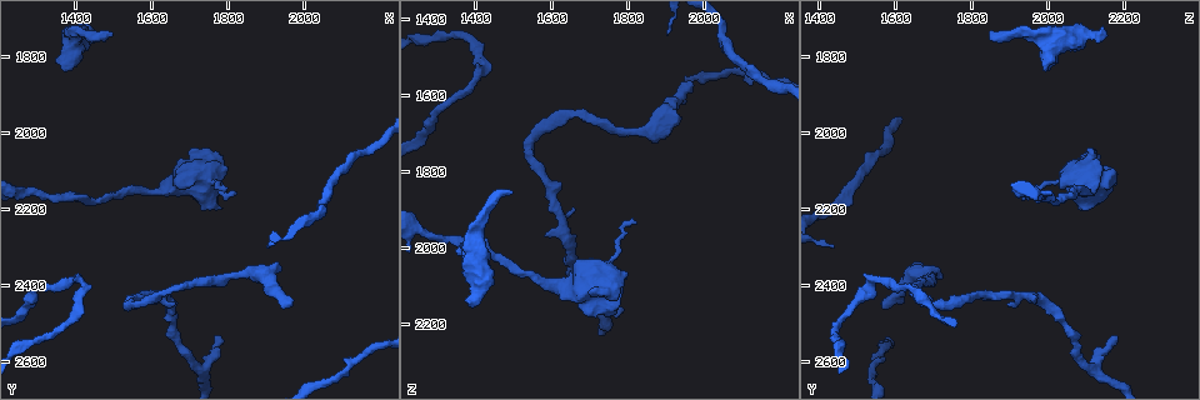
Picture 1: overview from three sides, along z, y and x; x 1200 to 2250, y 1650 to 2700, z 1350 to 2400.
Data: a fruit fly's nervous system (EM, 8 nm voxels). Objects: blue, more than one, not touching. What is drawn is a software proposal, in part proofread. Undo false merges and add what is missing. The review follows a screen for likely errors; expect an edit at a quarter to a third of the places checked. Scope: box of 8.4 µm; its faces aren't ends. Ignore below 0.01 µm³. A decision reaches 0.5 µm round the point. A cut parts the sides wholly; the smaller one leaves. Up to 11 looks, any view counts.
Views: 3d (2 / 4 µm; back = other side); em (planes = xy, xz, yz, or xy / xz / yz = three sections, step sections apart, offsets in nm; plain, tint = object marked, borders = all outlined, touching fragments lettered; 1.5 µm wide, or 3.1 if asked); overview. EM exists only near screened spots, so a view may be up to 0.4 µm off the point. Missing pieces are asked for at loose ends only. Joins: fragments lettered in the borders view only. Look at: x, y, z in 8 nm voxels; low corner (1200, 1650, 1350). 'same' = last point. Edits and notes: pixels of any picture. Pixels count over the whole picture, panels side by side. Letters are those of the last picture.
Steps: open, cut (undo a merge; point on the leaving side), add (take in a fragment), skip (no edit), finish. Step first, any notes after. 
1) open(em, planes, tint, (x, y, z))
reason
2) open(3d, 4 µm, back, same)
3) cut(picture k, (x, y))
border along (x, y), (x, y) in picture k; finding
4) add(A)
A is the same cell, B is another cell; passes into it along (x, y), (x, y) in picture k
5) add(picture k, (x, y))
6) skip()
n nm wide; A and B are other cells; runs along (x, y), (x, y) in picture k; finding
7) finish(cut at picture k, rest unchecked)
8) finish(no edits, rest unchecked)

open(3d, 4 µm, back, (1360, 1825, 2000))
an open end

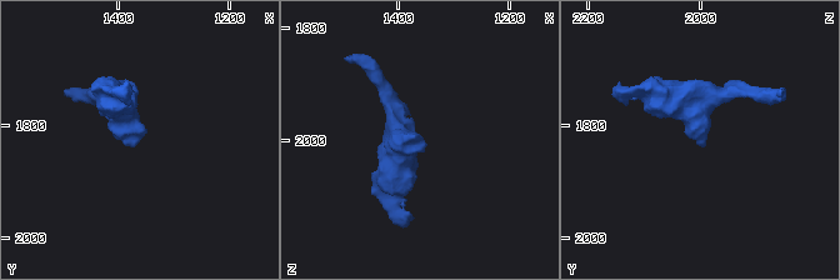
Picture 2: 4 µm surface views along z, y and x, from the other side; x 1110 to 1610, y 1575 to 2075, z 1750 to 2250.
open(em, planes, borders, (1355, 1825, 1990))
shape alone is not enough

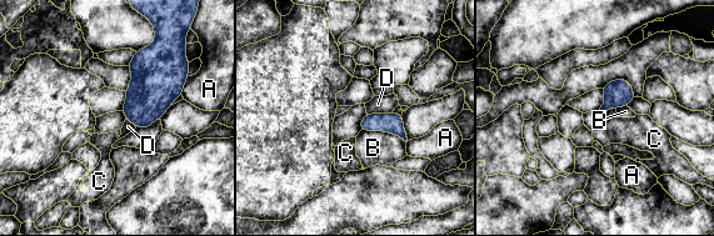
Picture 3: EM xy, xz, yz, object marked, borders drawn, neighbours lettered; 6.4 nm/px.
skip()
A, B, C and D are other cells; border along (392, 111), (367, 114) in picture 3; none of them fits

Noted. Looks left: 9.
open(3d, 4 µm, (1500, 1740, 1855))
an open end

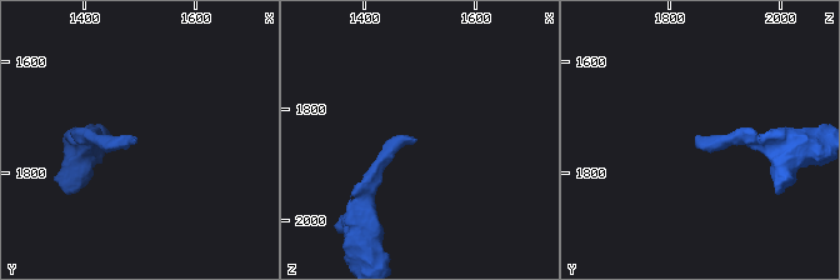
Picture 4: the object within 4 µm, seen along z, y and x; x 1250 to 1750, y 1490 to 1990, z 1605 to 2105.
open(em, planes, borders, (1500, 1735, 1855))

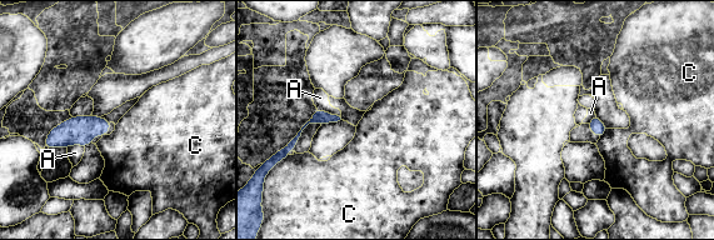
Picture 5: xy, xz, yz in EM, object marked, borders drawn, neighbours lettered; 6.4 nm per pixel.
skip()
A touches over 160 nm; A and C are other cells; none of them fits

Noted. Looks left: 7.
open(em, xz, step 4, borders, (1825, 2150, 1935))
thin end

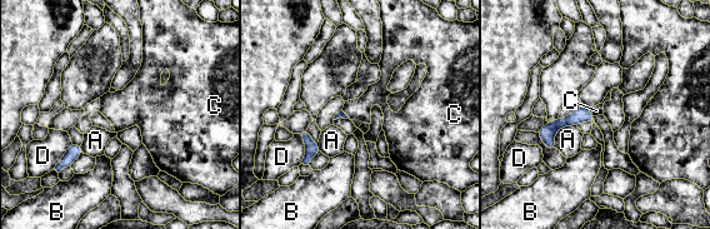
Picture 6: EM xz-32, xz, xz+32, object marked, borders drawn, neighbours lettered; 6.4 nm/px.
skip()
D touches over 200 nm; A, B, C and D are other cells; no lettered fragment goes on from it

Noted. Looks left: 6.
open(3d, 2 µm, (1960, 2455, 1565))

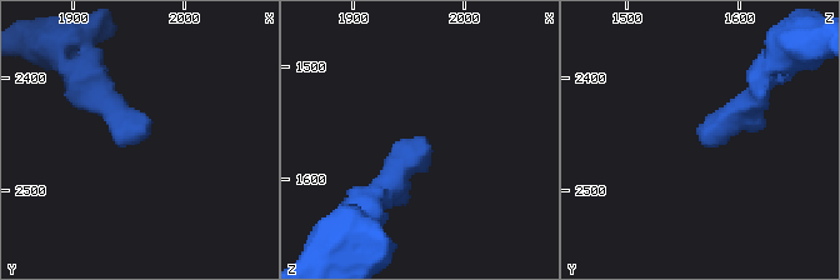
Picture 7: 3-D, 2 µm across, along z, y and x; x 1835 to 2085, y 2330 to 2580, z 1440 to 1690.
open(em, planes, tint, (1964, 2450, 1564))

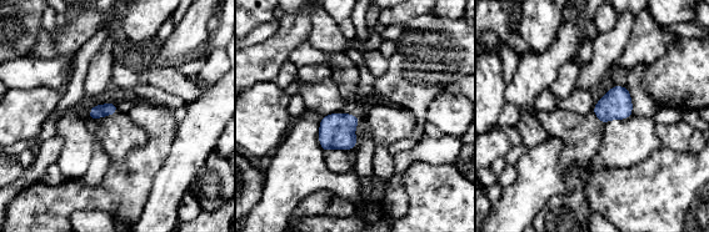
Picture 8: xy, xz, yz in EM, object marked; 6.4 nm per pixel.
open(em, planes, borders, same)

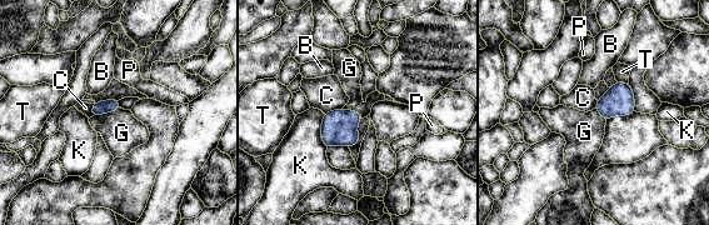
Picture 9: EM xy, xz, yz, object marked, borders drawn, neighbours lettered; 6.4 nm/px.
add(picture 9, (121, 133))
G is the same cell, B, C, K, P and T are other cells; passes into it along (100, 108), (105, 113), (121, 133) in picture 9; it goes on there

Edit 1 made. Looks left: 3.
finish(add at picture 9, rest unchecked)

